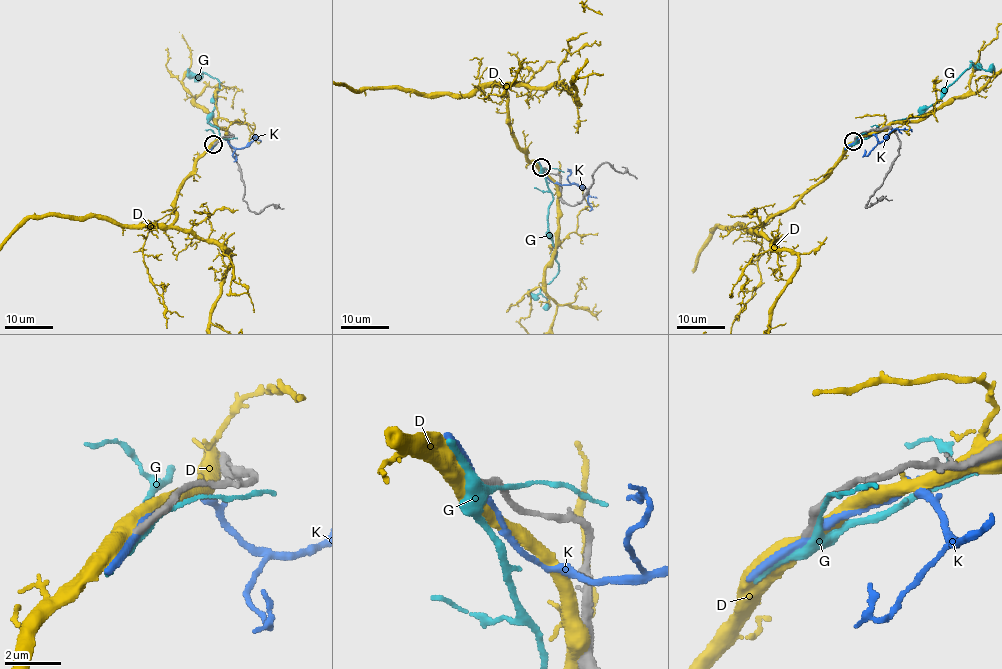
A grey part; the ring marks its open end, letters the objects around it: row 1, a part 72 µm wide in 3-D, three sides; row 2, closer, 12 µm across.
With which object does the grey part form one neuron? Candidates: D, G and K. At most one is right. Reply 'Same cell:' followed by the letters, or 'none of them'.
Same cell: none of them

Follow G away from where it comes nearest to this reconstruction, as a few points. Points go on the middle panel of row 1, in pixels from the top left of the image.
G: (544, 169), (553, 199), (548, 232), (558, 265), (557, 275), (542, 288), (540, 294), (546, 298), (544, 310)

